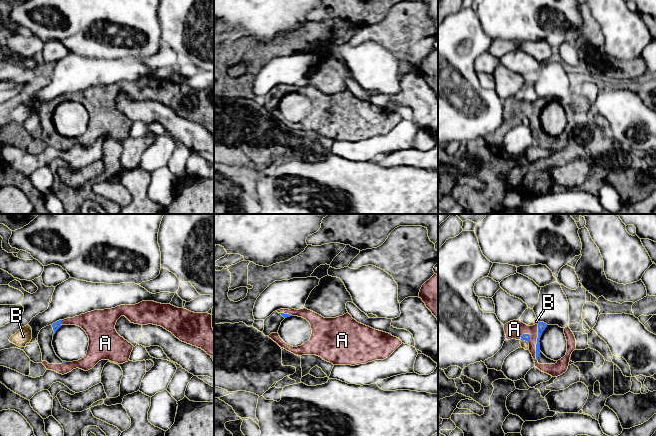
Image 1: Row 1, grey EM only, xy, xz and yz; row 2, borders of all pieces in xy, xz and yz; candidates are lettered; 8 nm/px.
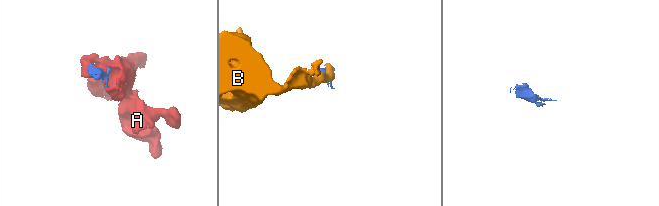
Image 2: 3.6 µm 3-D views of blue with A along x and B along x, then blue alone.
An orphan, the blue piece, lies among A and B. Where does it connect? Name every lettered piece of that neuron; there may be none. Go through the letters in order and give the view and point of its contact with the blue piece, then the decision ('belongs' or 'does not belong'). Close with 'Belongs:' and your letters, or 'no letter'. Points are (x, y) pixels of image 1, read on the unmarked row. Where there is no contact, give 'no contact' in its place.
A: yz (537, 118) | belongs
B: yz (524, 115) | does not belong
Belongs: A

